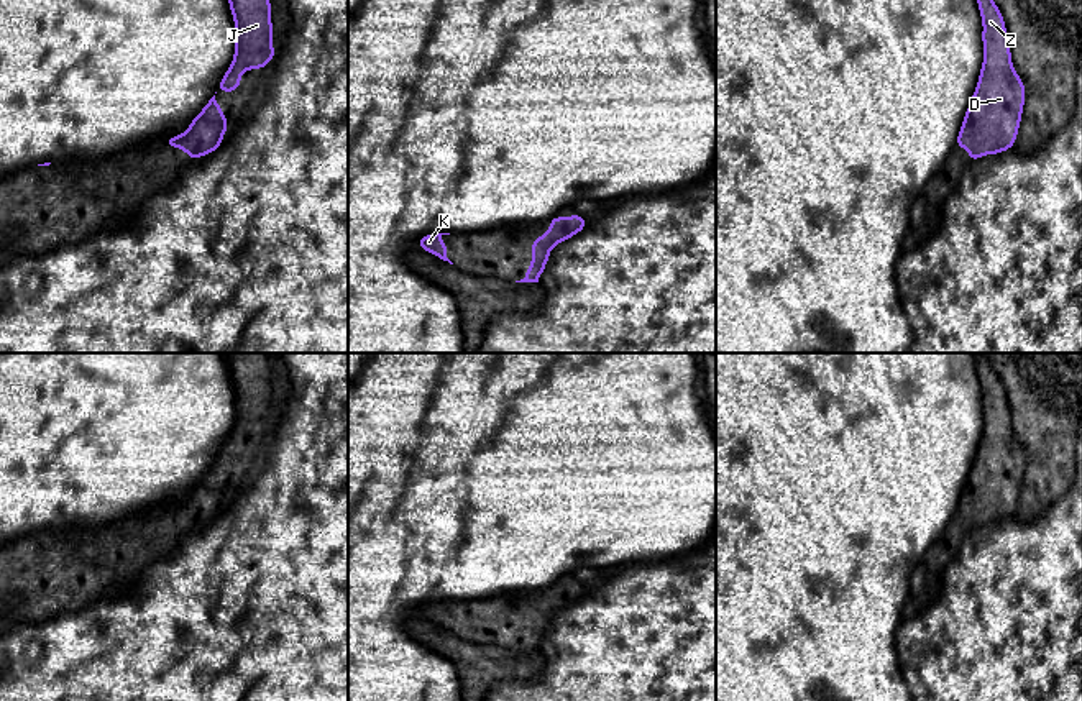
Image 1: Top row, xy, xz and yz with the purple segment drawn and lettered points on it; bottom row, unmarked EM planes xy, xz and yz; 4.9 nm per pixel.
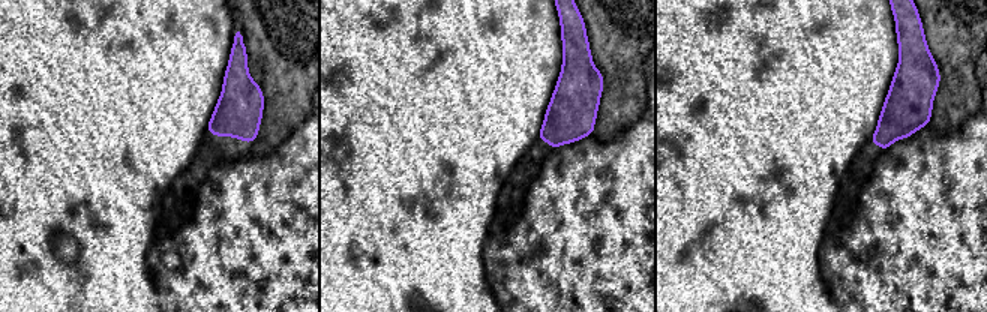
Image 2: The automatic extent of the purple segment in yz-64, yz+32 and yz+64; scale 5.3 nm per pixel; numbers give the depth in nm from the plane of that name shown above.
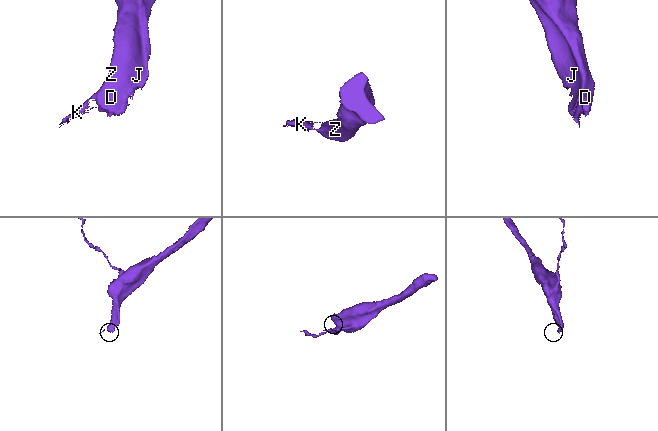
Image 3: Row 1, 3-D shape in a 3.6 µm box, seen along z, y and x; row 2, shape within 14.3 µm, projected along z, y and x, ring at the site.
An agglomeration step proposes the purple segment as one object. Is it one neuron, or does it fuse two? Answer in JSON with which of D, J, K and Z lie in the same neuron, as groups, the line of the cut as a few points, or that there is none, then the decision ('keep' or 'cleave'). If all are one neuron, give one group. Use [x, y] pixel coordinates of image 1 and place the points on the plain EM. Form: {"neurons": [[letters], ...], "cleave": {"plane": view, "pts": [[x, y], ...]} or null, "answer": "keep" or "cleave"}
{"neurons": [["D", "J", "K", "Z"]], "cleave": null, "answer": "keep"}

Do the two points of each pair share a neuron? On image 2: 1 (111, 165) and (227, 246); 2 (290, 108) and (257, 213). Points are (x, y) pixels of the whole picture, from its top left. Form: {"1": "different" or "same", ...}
{"1": "different", "2": "different"}

